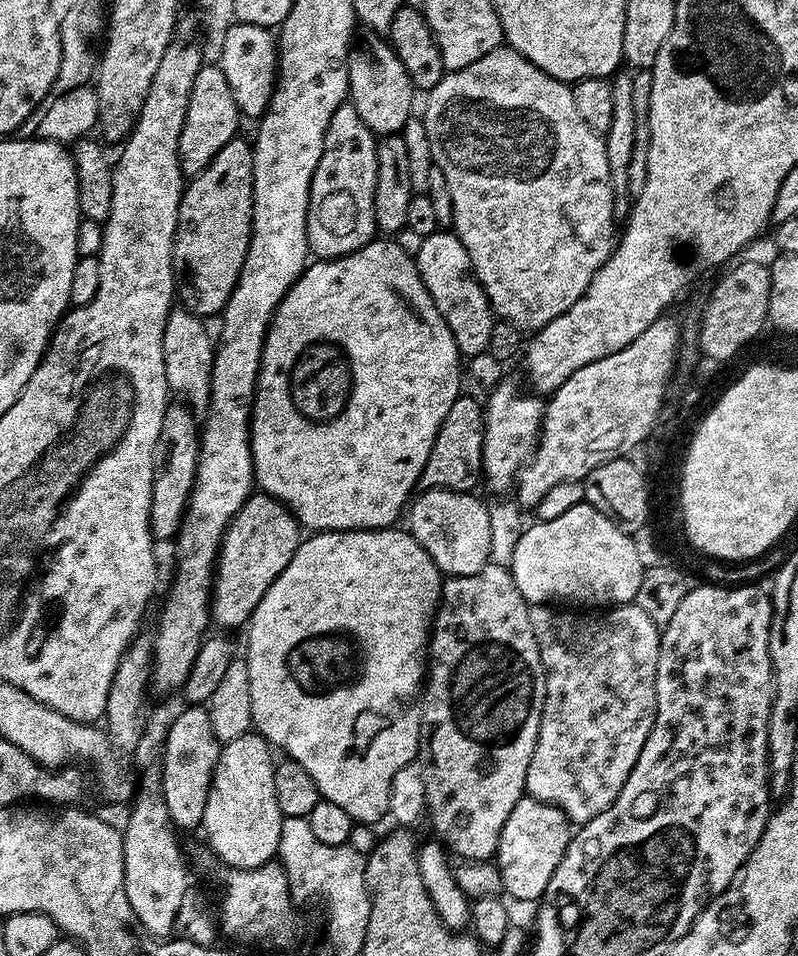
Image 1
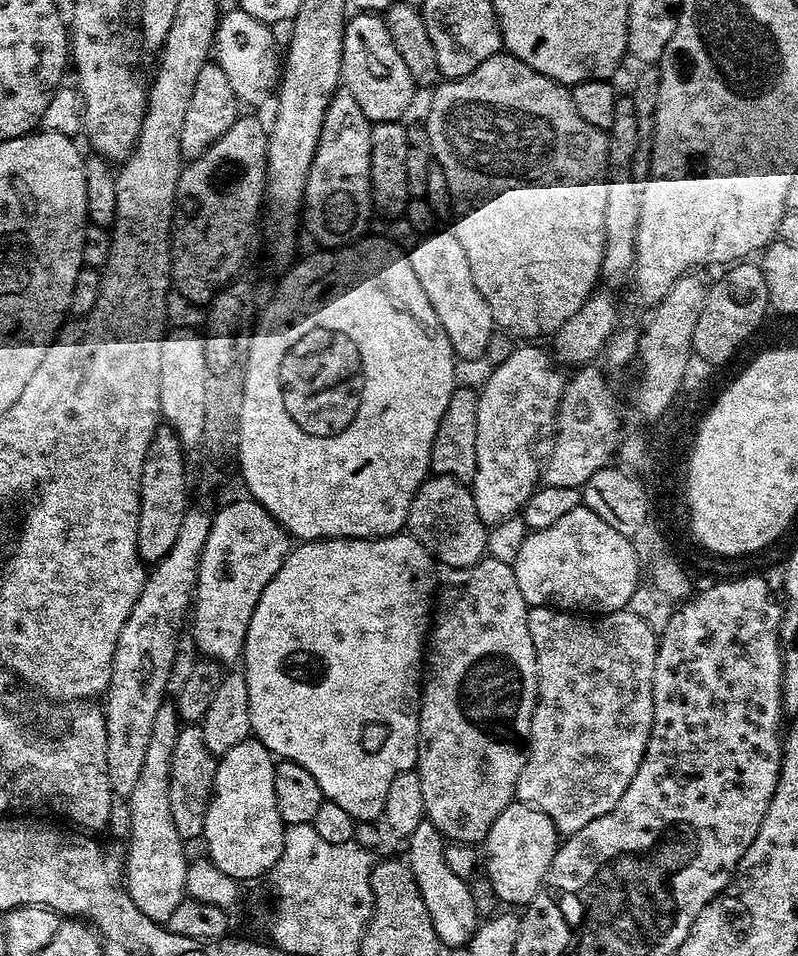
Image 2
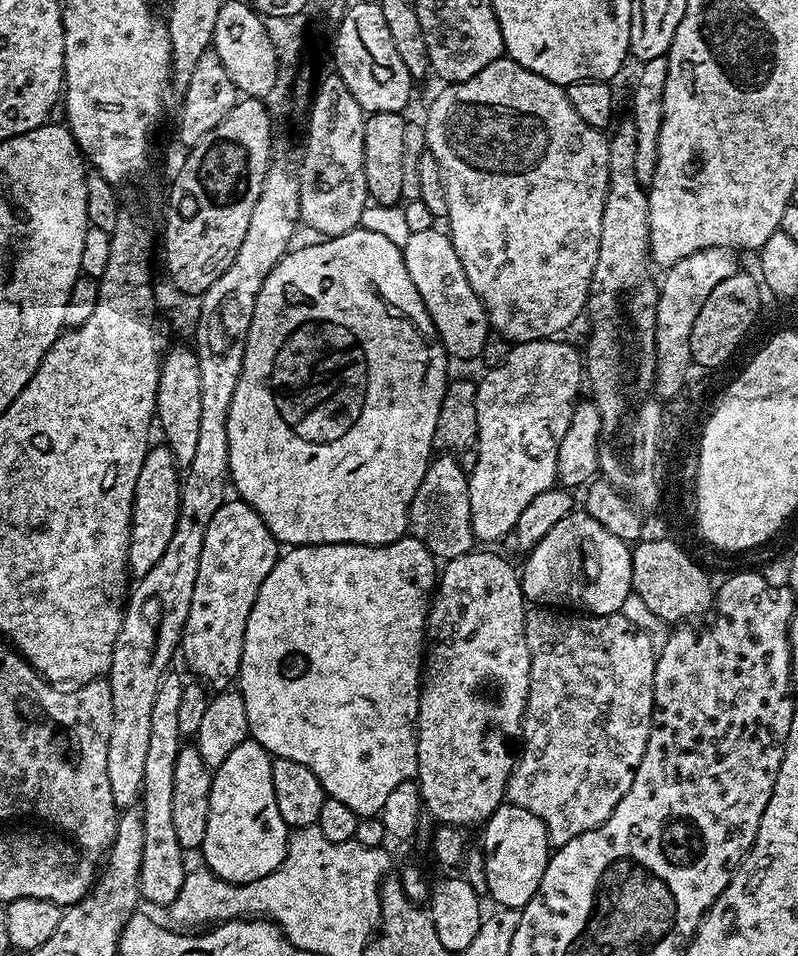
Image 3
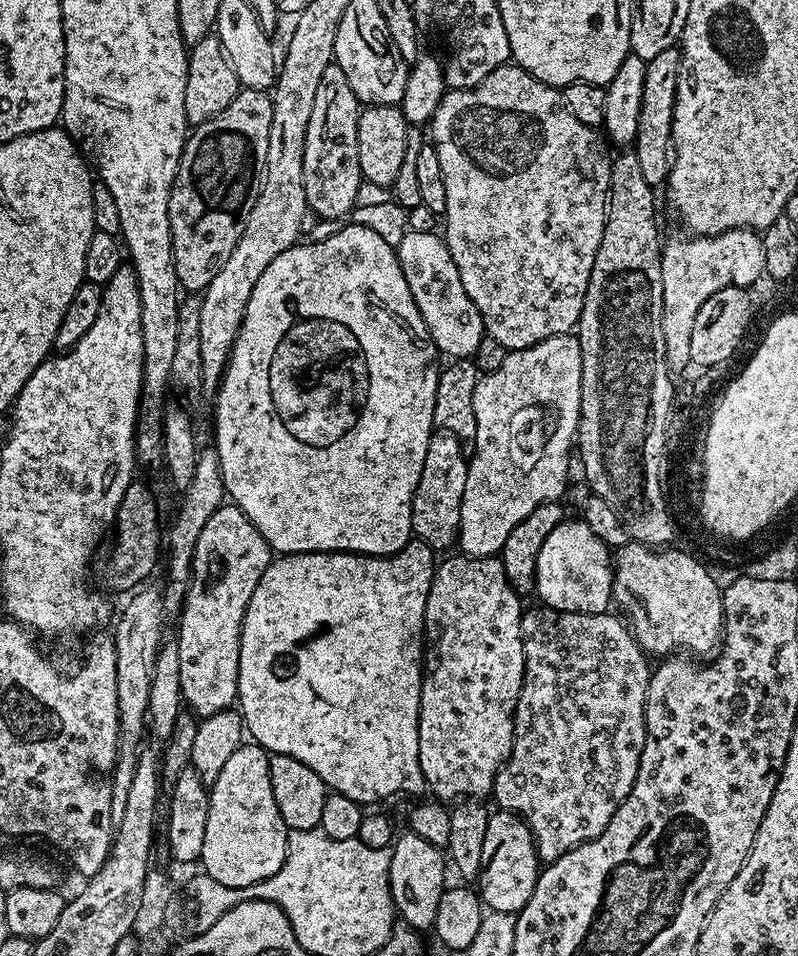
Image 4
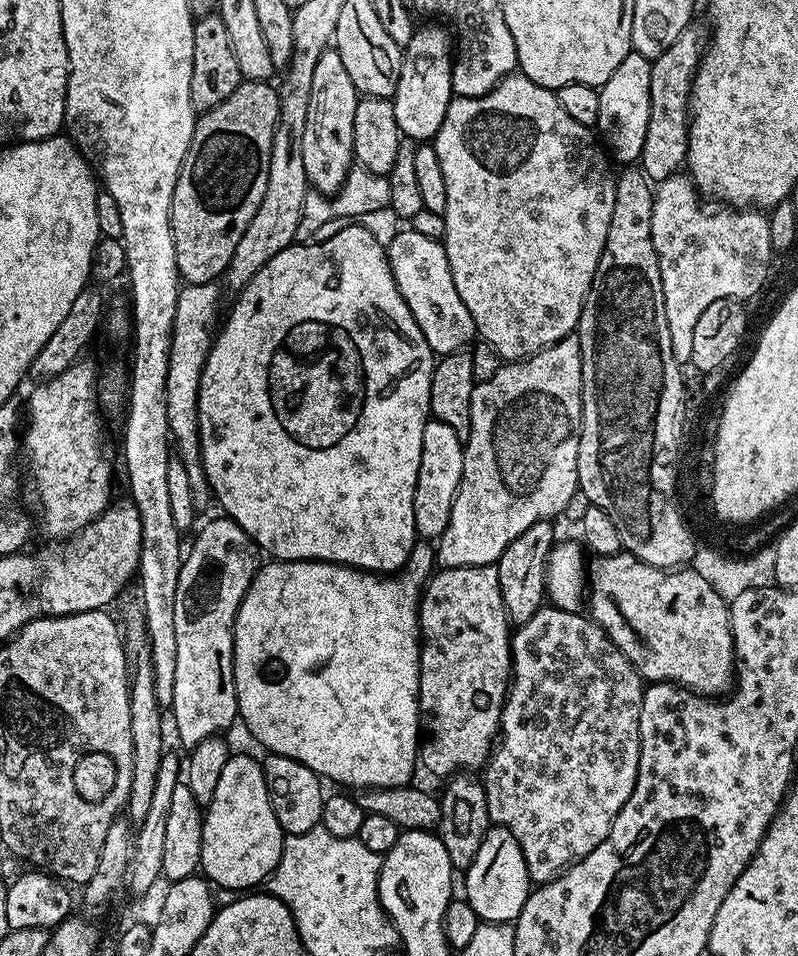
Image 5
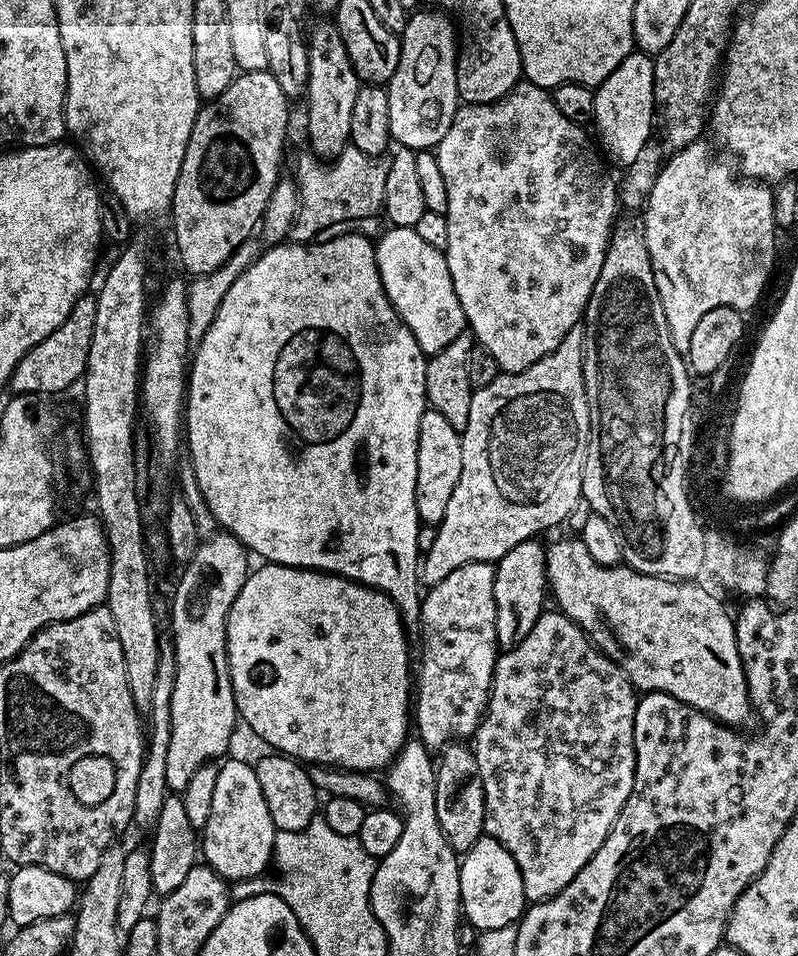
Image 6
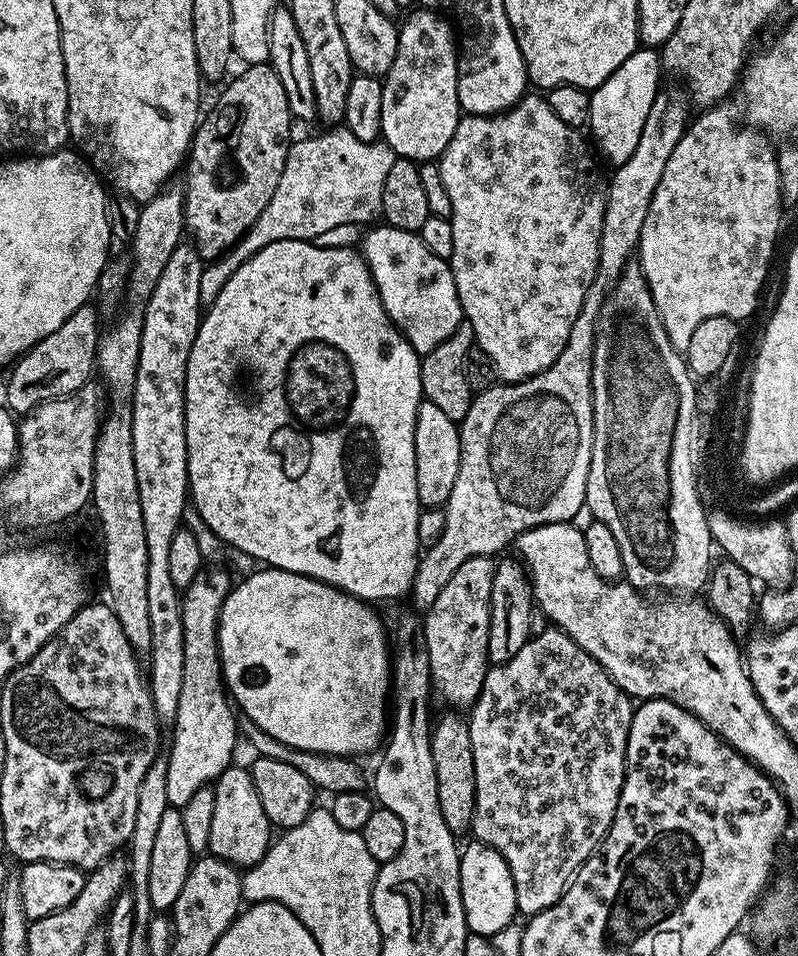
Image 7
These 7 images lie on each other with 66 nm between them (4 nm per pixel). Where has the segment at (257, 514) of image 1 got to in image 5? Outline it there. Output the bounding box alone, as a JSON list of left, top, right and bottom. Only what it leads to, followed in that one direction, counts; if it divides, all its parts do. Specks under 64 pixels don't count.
[170,514,258,750]

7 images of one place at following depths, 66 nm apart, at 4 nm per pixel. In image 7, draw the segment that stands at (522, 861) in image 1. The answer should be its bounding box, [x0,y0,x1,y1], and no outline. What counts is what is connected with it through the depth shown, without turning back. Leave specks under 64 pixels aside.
[460,842,517,938]

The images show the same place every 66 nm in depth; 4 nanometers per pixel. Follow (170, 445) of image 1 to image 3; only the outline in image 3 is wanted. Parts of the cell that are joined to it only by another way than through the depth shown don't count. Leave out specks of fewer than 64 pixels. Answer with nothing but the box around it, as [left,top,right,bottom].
[128,446,182,578]

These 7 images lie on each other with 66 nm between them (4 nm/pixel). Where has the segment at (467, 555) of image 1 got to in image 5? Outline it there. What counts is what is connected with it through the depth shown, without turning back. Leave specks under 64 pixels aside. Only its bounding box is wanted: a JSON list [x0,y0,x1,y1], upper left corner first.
[414,419,464,542]

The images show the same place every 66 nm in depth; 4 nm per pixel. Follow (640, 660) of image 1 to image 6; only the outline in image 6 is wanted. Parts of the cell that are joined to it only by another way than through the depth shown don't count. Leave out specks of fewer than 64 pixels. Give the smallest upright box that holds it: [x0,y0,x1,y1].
[474,610,637,902]

